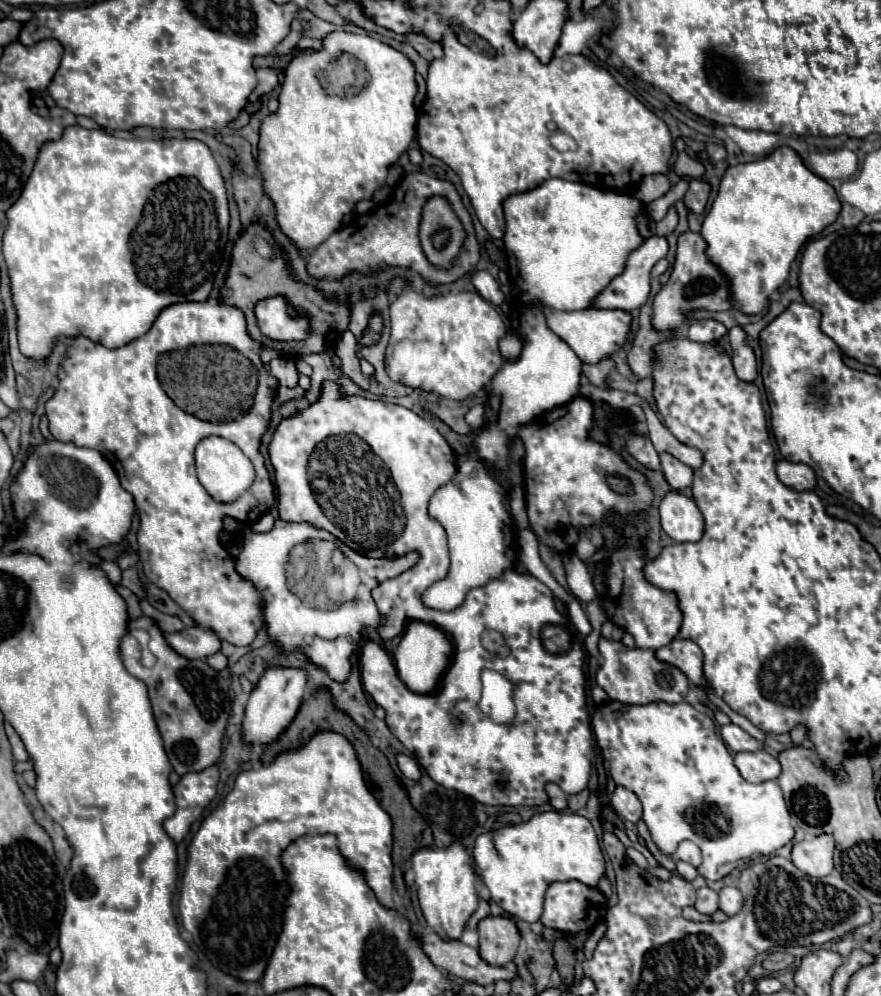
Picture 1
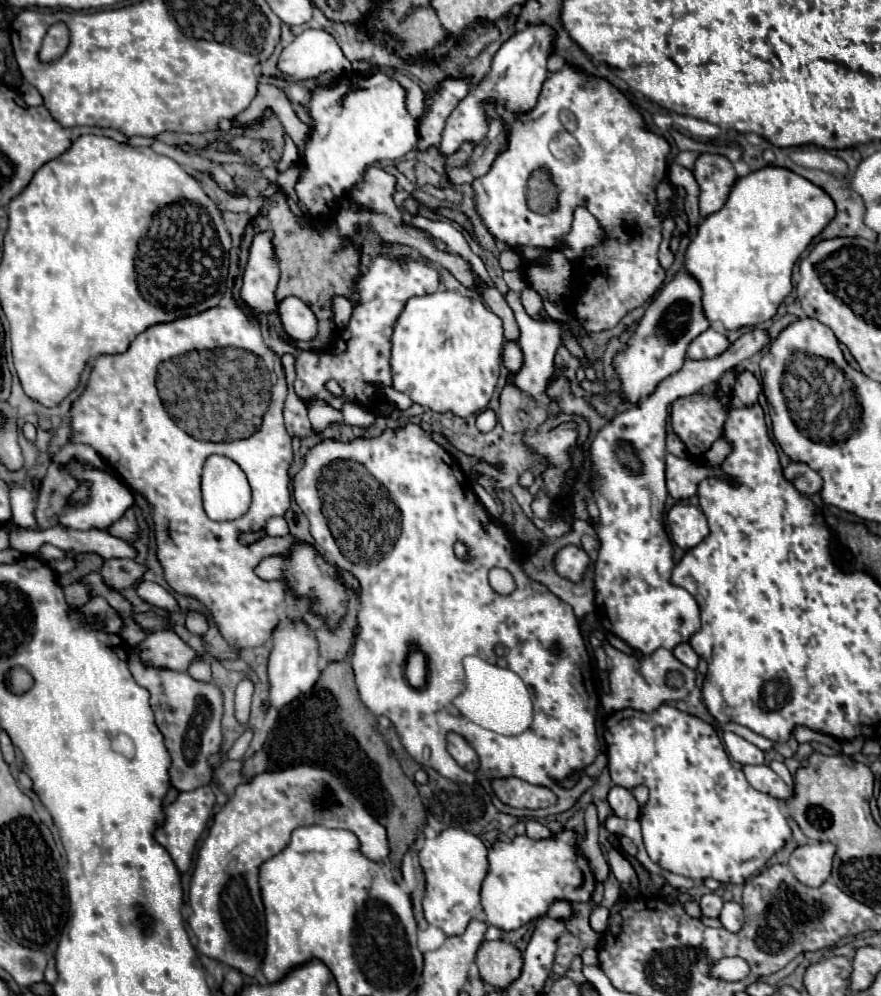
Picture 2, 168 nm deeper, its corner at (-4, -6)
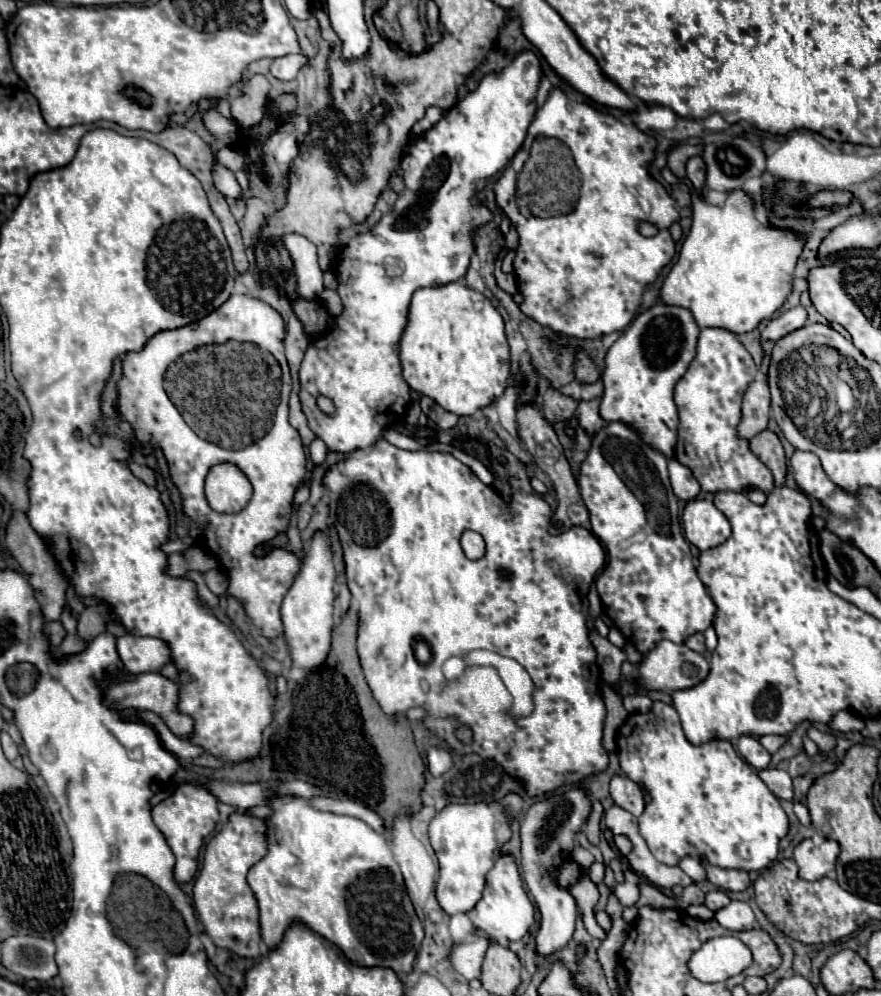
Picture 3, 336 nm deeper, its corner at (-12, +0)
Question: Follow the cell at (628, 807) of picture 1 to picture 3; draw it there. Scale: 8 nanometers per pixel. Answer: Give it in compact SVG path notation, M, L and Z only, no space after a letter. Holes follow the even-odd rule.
M616 775L612 777L612 783L610 783L610 793L612 793L612 799L618 807L630 811L632 815L640 817L642 811L644 811L644 797L642 797L642 791L640 787L630 781L628 777L622 777L622 775Z

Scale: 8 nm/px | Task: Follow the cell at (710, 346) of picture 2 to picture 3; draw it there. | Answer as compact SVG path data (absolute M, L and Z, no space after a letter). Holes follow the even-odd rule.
M714 327L700 331L698 353L688 371L676 383L674 403L680 415L676 459L692 469L704 491L744 491L746 485L758 487L764 493L772 489L772 473L752 455L748 441L742 441L736 435L736 425L742 417L742 395L748 383L754 381L756 371L758 369L750 353L738 341L738 335Z

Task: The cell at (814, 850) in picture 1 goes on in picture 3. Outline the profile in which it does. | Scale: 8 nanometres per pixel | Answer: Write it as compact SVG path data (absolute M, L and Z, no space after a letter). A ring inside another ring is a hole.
M804 839L794 849L794 861L800 869L800 877L806 881L820 881L828 871L834 869L840 845L834 839L824 839L820 845L814 845L812 839Z

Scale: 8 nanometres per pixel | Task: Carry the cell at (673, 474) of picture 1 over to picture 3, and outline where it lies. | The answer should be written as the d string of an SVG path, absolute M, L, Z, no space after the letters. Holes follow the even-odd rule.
M672 457L668 461L668 471L670 471L672 489L674 489L678 499L690 501L702 491L698 481L694 481L694 473L690 473L690 469L686 469L686 465L682 465L676 457Z

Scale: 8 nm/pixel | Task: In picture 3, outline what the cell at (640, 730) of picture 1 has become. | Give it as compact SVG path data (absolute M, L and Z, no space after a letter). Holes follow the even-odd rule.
M654 701L654 707L644 715L630 713L618 731L616 745L622 773L638 785L644 785L652 795L652 801L638 817L638 823L640 835L660 863L678 865L680 859L694 857L718 865L720 869L760 871L778 857L778 843L788 833L786 811L758 777L756 769L738 757L730 741L714 737L706 743L692 745L682 731L676 709L662 701Z

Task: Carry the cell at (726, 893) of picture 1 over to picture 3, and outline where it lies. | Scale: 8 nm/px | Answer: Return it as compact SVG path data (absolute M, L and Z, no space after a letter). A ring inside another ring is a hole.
M732 901L716 913L716 921L732 931L748 931L756 925L754 911L744 901Z

